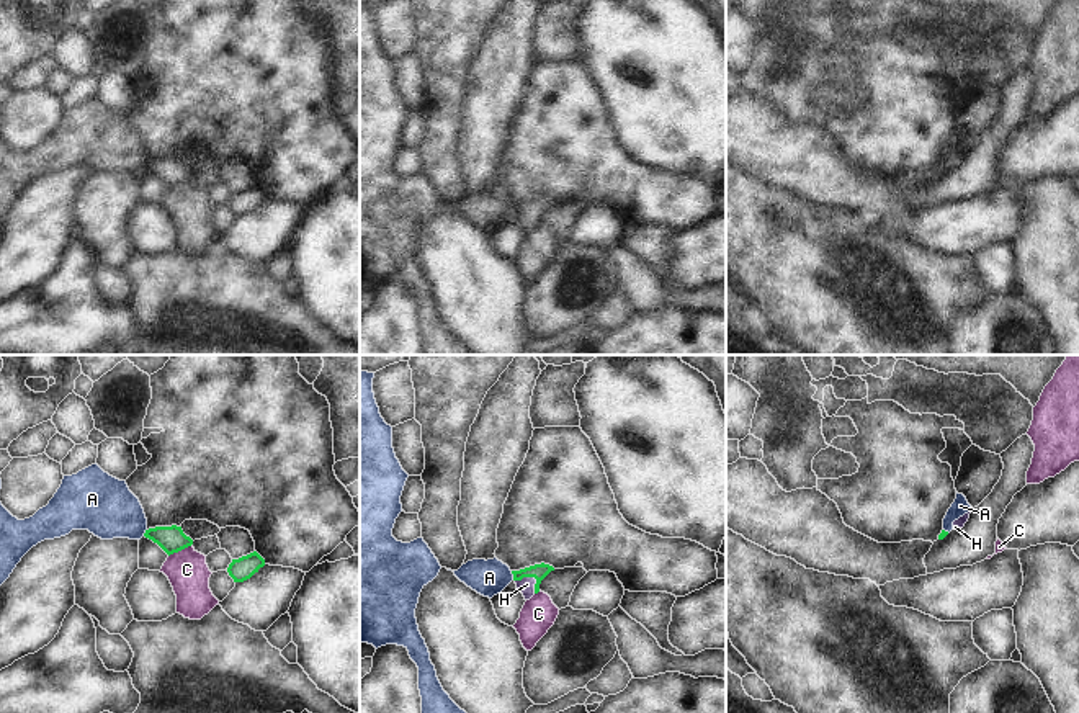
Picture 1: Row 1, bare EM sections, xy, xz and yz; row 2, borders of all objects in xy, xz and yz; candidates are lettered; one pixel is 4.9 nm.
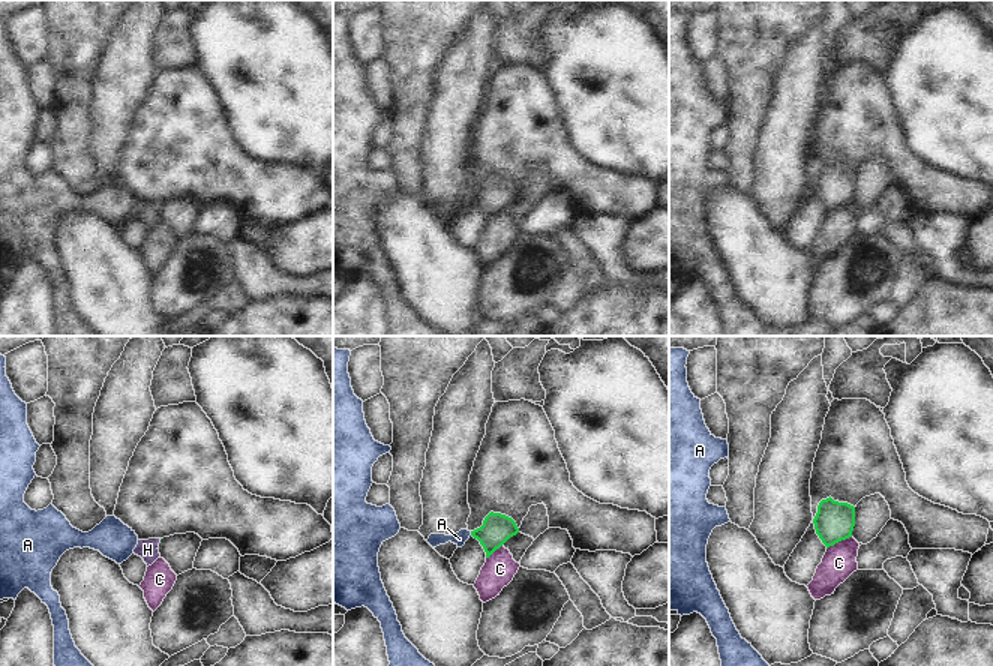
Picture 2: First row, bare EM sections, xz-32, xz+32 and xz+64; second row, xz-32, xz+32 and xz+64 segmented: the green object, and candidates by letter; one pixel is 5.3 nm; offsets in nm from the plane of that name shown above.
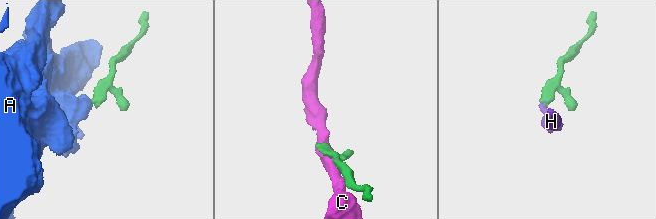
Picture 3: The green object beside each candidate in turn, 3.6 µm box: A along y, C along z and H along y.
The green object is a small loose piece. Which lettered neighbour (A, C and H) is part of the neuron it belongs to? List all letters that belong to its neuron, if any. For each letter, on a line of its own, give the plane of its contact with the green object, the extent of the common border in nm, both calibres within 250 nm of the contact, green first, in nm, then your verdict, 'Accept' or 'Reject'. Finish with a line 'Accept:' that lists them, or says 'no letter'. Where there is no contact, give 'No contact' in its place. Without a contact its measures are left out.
A: Touches green in xz. Shared border 50 nm. Thickness 80 nm (green) against 180 nm. Reject
C: Touches green in xy. Shared border 140 nm. Thickness 130 nm (green) against 200 nm. Reject
H: Touches green in xz. Shared border 120 nm. Thickness 80 nm (green) against 80 nm. Accept
Accept: H

